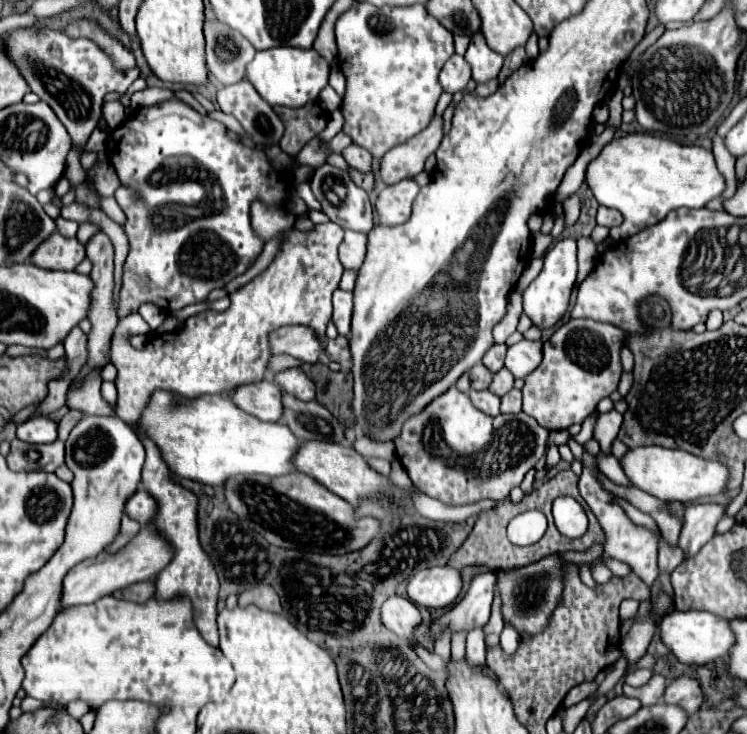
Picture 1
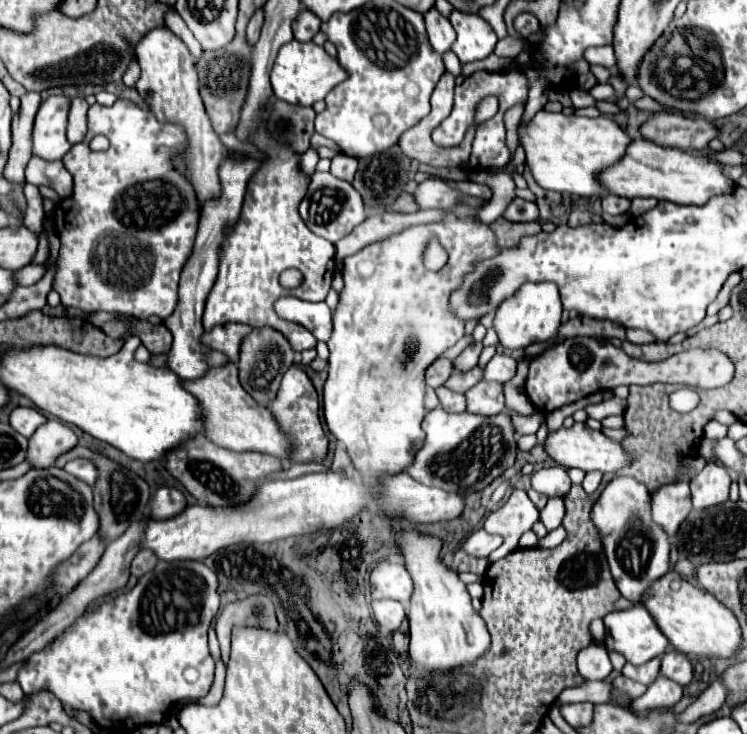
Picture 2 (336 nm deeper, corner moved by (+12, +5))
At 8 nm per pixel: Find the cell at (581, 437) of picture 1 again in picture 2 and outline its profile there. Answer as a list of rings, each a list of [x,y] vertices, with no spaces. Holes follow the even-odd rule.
[[[514,490],[506,504],[502,504],[498,510],[490,512],[490,516],[484,522],[484,530],[488,534],[500,534],[504,538],[504,544],[494,550],[488,560],[496,562],[518,548],[520,536],[530,530],[540,518],[538,508],[532,504],[528,494],[524,490]]]

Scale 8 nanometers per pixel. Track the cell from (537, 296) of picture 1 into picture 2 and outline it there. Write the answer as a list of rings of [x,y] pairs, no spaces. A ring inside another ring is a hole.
[[[554,282],[524,284],[512,298],[506,298],[498,306],[496,318],[494,318],[494,328],[496,328],[504,348],[524,350],[532,342],[544,342],[544,340],[552,338],[558,332],[560,316],[562,316],[562,302],[560,302],[560,294],[558,294],[558,286]]]

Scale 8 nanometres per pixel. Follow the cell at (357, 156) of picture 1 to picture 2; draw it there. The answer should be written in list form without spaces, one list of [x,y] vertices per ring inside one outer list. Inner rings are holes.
[[[340,152],[340,154],[336,154],[336,156],[332,158],[330,172],[332,172],[336,178],[340,178],[340,180],[352,182],[352,180],[354,180],[354,174],[356,174],[356,168],[358,168],[358,160]]]

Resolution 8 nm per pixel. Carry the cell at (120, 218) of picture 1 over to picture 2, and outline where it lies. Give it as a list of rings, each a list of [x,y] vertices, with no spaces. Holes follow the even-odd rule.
[[[30,158],[26,166],[26,180],[34,186],[48,186],[52,188],[60,200],[66,200],[72,196],[74,180],[72,174],[64,168],[64,164],[58,162],[46,162],[42,158]]]

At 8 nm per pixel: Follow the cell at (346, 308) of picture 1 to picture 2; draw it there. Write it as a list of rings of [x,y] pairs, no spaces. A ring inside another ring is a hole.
[[[284,296],[274,304],[274,308],[280,318],[302,324],[306,330],[310,330],[316,340],[326,342],[330,338],[332,318],[326,302],[304,302],[294,296]]]

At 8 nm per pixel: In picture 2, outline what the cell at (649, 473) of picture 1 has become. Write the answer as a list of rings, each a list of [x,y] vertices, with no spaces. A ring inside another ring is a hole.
[[[574,424],[572,428],[560,428],[546,438],[546,452],[564,468],[580,468],[584,472],[600,470],[602,474],[606,472],[616,472],[632,464],[632,454],[622,446],[622,442],[612,440],[604,436],[600,430],[592,430],[586,424]]]

